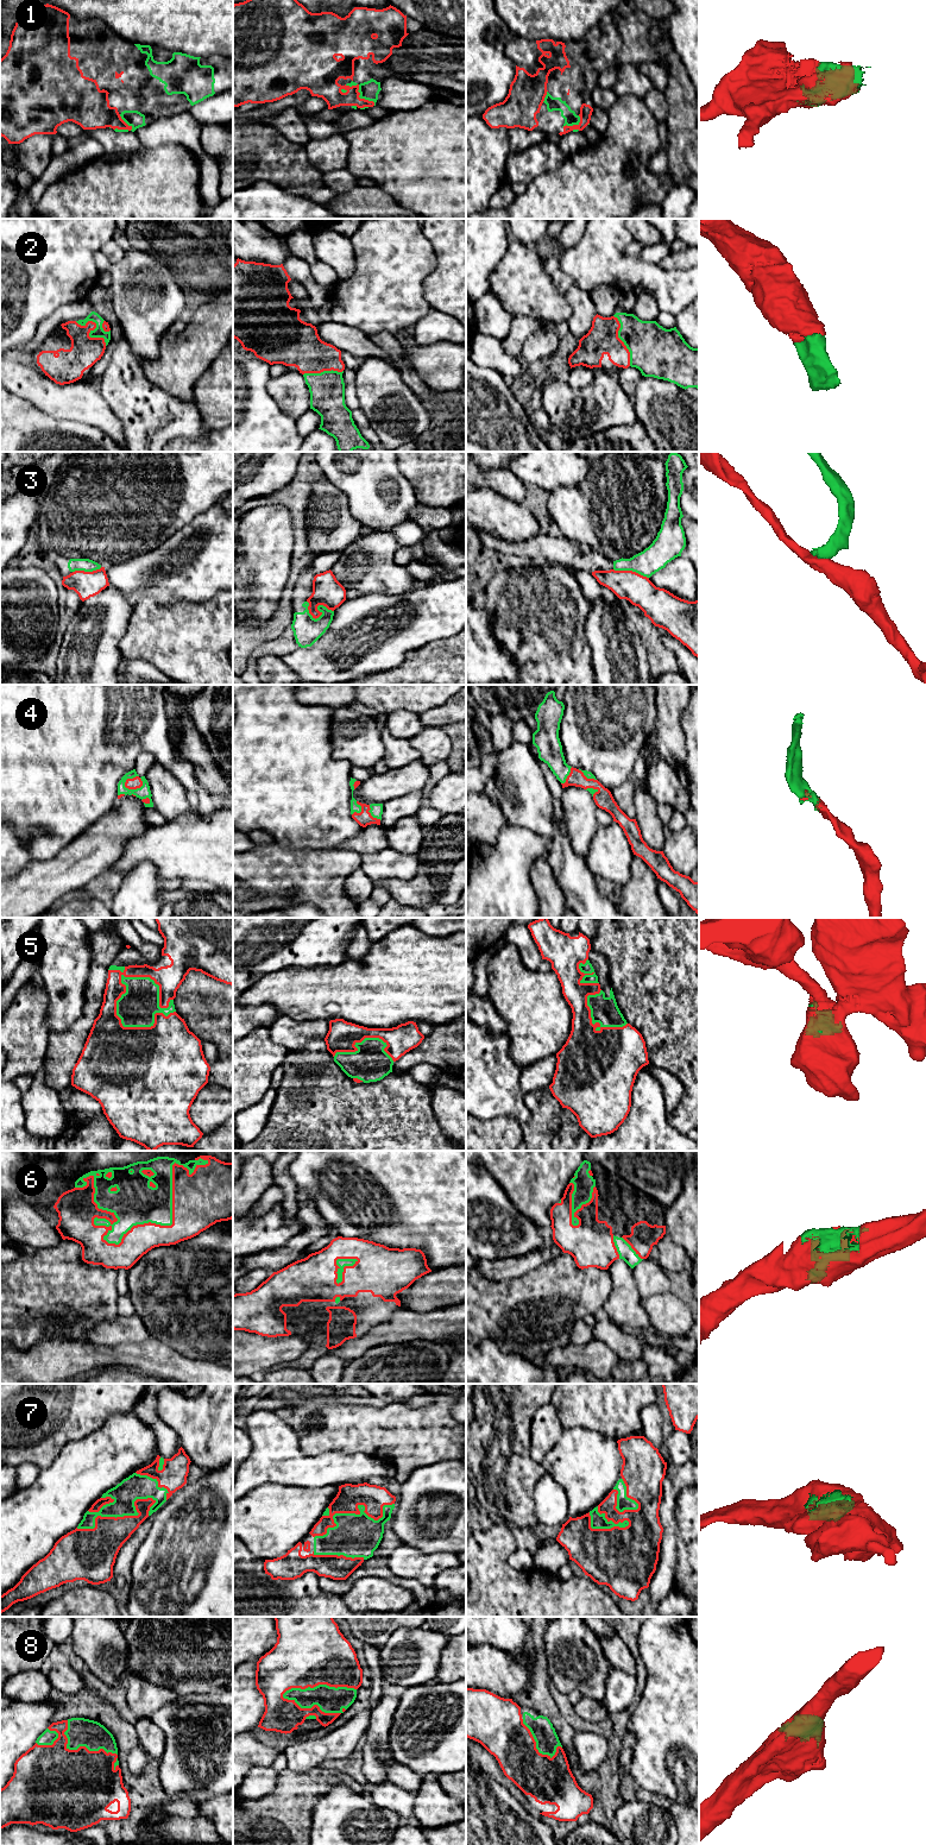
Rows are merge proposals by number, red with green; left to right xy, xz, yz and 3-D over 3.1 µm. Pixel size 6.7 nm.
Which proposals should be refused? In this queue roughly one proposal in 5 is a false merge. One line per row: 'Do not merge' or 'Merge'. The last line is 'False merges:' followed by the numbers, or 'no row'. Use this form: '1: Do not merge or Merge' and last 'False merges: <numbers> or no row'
1: Merge
2: Merge
3: Do not merge
4: Merge
5: Merge
6: Merge
7: Merge
8: Merge
False merges: 3

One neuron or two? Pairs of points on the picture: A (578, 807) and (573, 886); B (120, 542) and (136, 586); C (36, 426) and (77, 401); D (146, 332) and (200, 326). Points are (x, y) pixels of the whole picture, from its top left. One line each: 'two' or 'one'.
A: two
B: two
C: two
D: two

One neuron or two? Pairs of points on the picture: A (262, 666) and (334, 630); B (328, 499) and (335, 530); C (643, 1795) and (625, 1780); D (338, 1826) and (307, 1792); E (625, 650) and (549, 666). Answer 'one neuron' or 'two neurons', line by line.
A: two neurons
B: one neuron
C: one neuron
D: two neurons
E: two neurons

